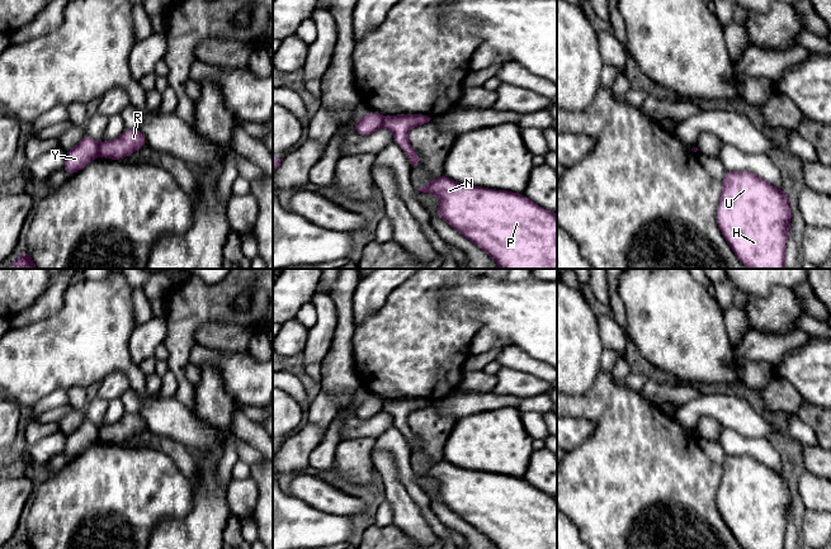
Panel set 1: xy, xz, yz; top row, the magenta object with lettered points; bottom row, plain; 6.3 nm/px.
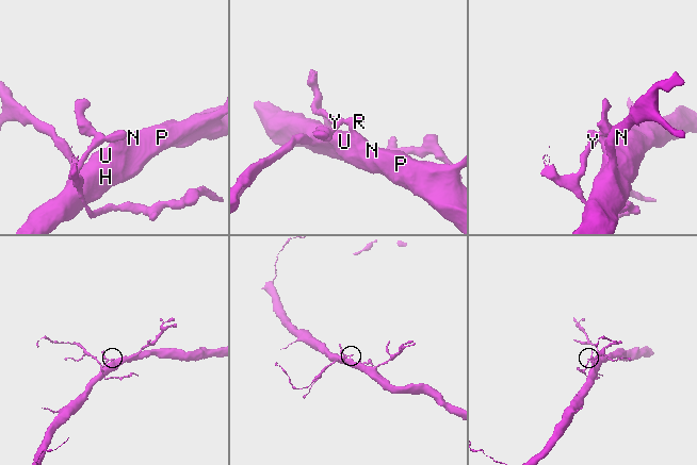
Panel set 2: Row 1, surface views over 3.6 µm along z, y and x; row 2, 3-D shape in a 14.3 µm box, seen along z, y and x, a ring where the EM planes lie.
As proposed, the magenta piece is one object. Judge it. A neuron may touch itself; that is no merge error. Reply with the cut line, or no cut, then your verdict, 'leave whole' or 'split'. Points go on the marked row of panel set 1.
xy (98, 143), (99, 155) | split

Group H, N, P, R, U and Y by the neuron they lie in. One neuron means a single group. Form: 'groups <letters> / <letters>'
groups H N P R U / Y

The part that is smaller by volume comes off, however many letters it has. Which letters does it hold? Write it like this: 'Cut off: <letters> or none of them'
Cut off: Y

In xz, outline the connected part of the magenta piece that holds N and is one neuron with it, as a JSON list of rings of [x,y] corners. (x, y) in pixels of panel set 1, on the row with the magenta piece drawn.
[[[444,175],[416,189],[434,194],[439,200],[439,217],[483,250],[500,269],[557,269],[557,214],[540,208],[524,194],[463,185]]]

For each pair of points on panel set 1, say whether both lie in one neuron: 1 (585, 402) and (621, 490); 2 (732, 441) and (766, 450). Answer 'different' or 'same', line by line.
1: same
2: same

